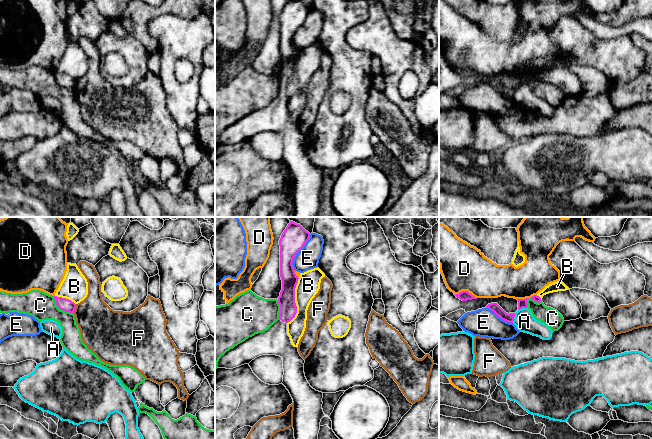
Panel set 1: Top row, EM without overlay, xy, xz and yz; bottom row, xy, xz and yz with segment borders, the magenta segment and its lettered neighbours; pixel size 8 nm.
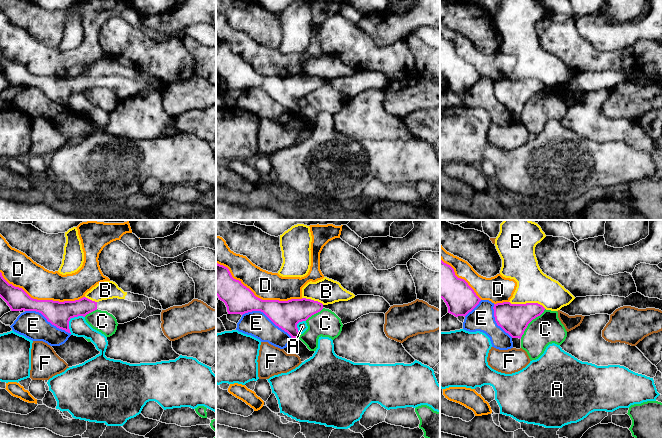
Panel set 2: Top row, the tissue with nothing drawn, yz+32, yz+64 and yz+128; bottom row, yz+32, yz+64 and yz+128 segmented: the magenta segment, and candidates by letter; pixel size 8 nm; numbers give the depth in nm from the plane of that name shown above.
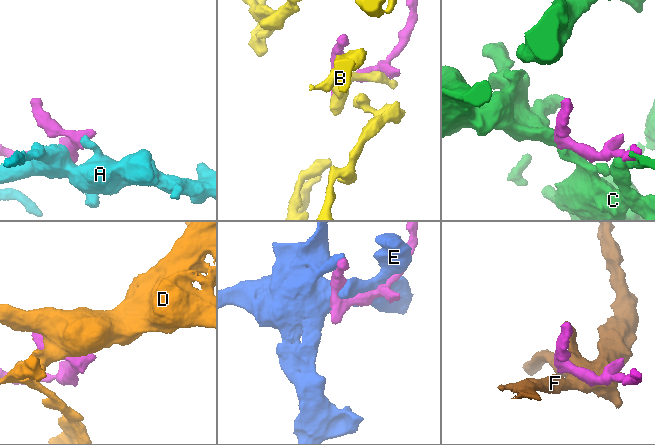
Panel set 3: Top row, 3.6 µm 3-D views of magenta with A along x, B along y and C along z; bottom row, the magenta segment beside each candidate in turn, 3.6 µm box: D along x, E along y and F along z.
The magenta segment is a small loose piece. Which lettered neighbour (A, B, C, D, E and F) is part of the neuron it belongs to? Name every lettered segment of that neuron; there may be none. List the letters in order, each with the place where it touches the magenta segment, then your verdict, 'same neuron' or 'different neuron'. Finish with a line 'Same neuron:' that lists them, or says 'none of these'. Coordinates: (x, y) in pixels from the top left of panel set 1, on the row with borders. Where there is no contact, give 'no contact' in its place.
A: yz (522, 307) | different neuron
B: xz (294, 301) | different neuron
C: xy (60, 309) | different neuron
D: yz (465, 291) | different neuron
E: xz (298, 251) | different neuron
F: xy (75, 307) | different neuron
Same neuron: none of these

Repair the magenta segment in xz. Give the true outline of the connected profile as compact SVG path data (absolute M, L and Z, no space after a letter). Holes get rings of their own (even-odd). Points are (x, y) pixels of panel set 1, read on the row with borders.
M290 221L279 240L280 245L280 277L282 280L282 290L278 297L280 305L279 320L267 331L255 334L244 342L238 344L233 349L227 351L218 361L218 368L233 369L244 364L249 364L255 358L262 355L276 355L283 359L283 382L282 384L289 391L293 402L293 429L295 439L318 439L321 419L325 416L322 409L323 393L313 389L308 383L304 373L305 360L300 356L298 348L291 343L287 334L287 323L290 322L297 313L295 303L295 288L298 277L293 268L293 259L304 247L310 238L310 233L300 224Z

